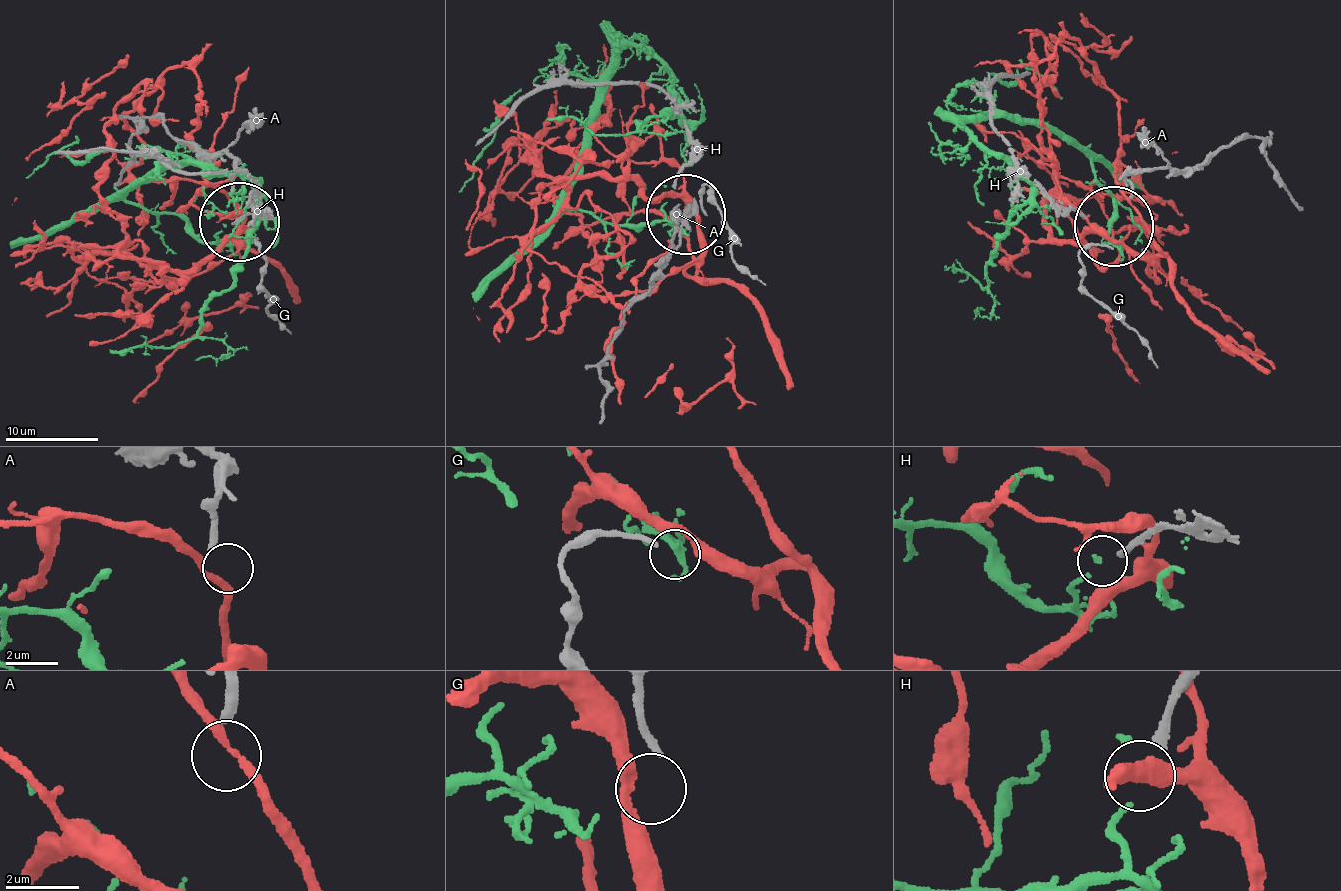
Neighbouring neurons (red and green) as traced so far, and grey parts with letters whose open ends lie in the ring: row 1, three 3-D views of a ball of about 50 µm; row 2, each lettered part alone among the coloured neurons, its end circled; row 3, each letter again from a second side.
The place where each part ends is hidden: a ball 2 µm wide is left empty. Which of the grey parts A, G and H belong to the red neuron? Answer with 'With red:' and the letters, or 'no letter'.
With red: G

